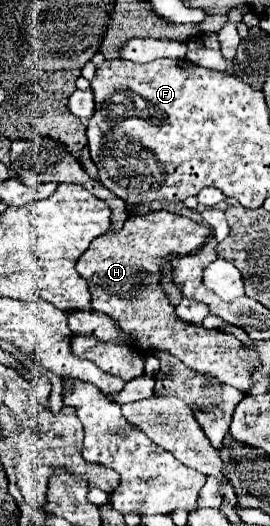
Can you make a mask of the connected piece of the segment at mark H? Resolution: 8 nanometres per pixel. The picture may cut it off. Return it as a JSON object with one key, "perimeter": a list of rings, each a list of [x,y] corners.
{"perimeter":[[[169,211],[129,215],[119,233],[105,233],[97,237],[77,259],[75,269],[89,285],[93,301],[91,307],[111,317],[119,325],[119,329],[133,339],[135,345],[139,343],[141,355],[157,351],[173,353],[193,371],[217,377],[219,381],[239,391],[247,391],[253,385],[253,349],[241,349],[241,345],[237,345],[237,339],[229,337],[227,333],[217,333],[215,329],[185,325],[183,321],[177,321],[175,309],[169,305],[169,299],[159,285],[159,259],[193,253],[205,243],[207,237],[209,229],[205,225]]]}

